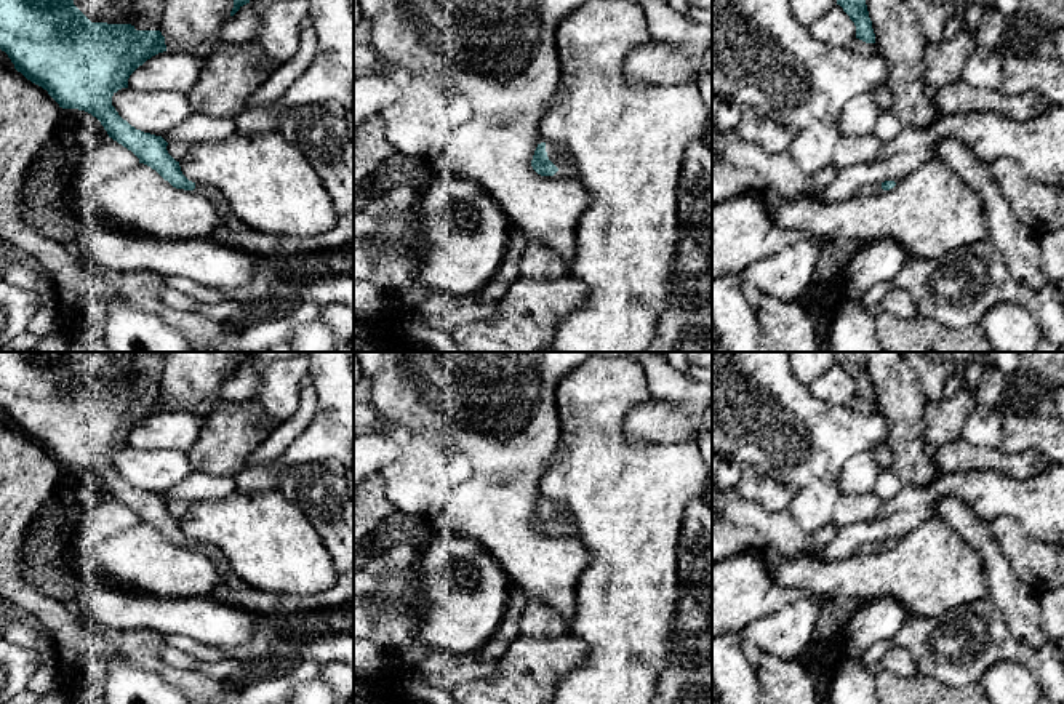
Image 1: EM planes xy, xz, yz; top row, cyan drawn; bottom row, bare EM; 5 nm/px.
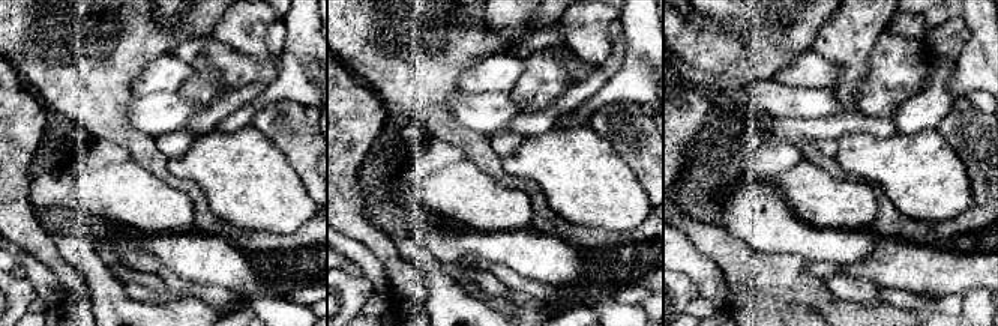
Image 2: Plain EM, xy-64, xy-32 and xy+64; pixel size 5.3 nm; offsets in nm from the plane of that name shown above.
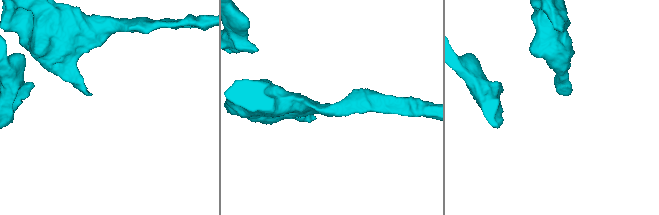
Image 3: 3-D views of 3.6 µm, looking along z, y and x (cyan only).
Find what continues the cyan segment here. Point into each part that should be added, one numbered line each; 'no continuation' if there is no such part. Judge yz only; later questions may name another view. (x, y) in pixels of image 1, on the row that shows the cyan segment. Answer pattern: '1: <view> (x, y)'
1: yz (871, 189)

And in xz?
1: xz (557, 156)

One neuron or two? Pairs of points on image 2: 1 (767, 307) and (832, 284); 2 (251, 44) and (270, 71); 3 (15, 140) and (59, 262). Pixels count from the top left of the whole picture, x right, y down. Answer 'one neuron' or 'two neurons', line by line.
1: two neurons
2: two neurons
3: one neuron

